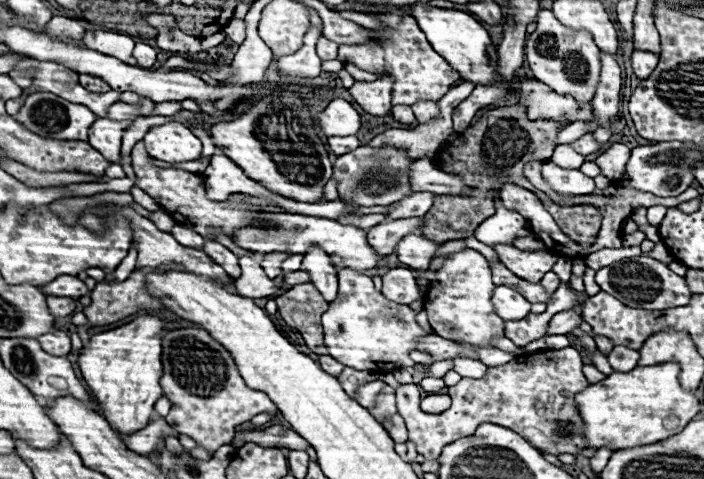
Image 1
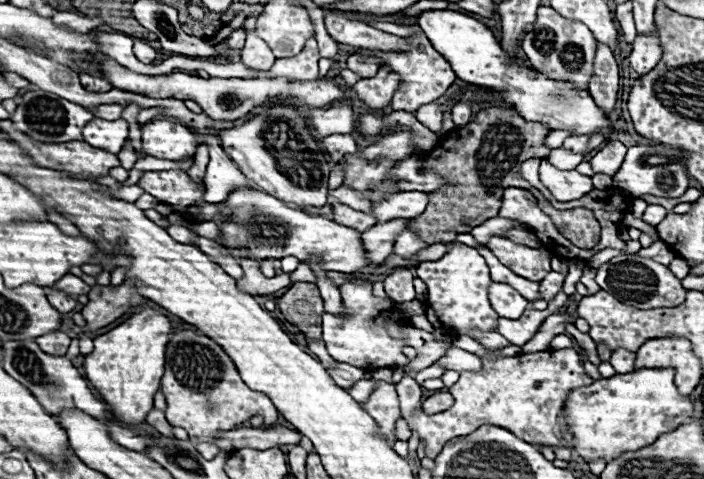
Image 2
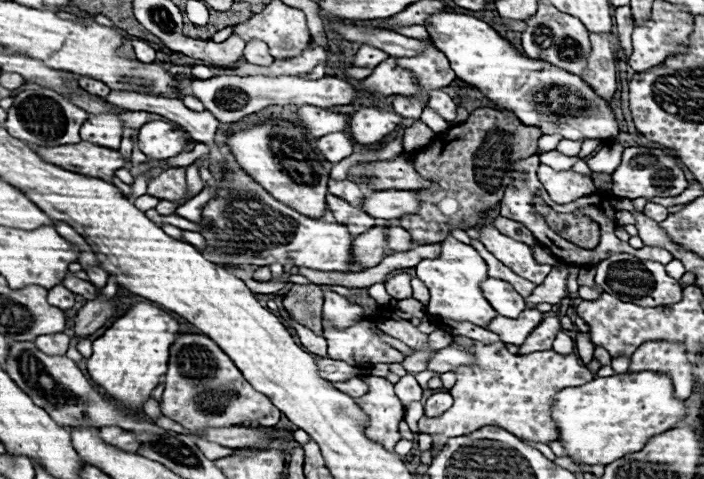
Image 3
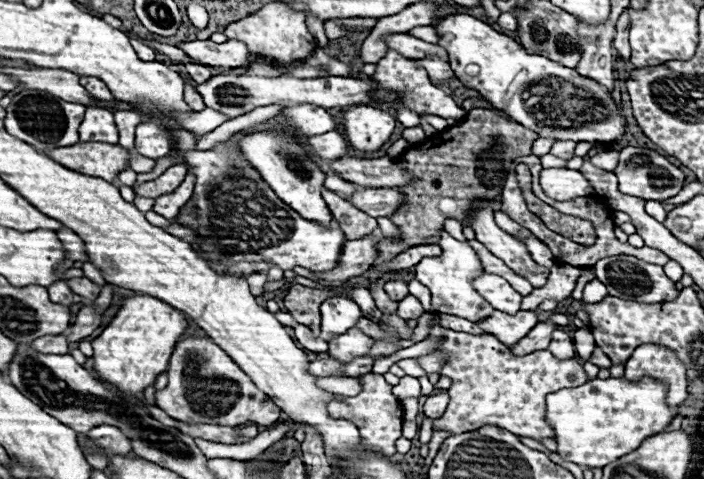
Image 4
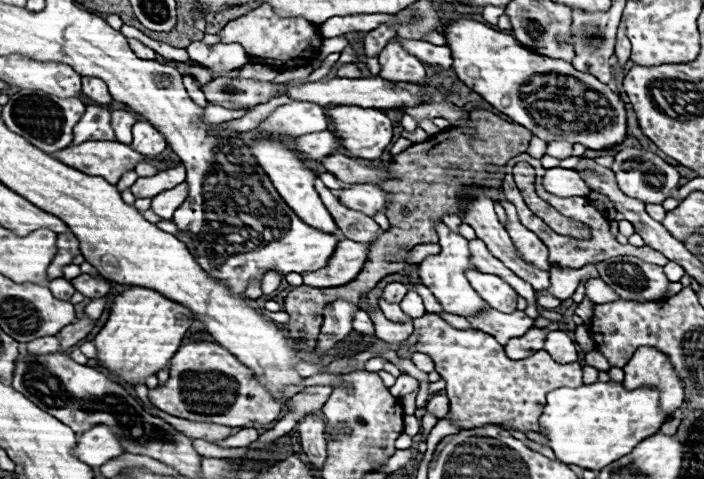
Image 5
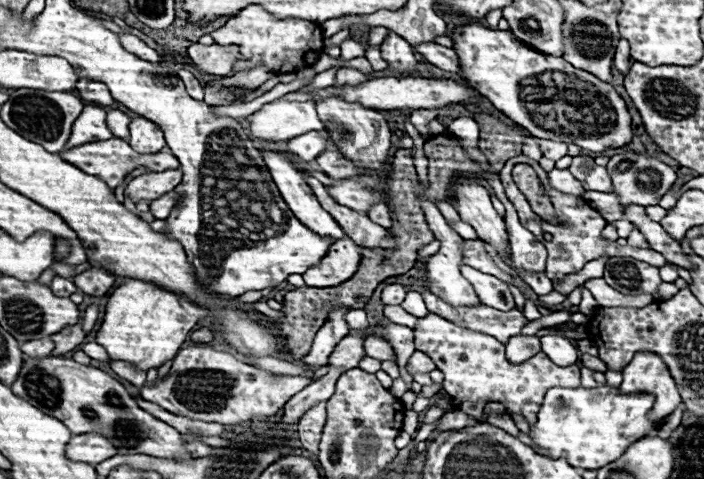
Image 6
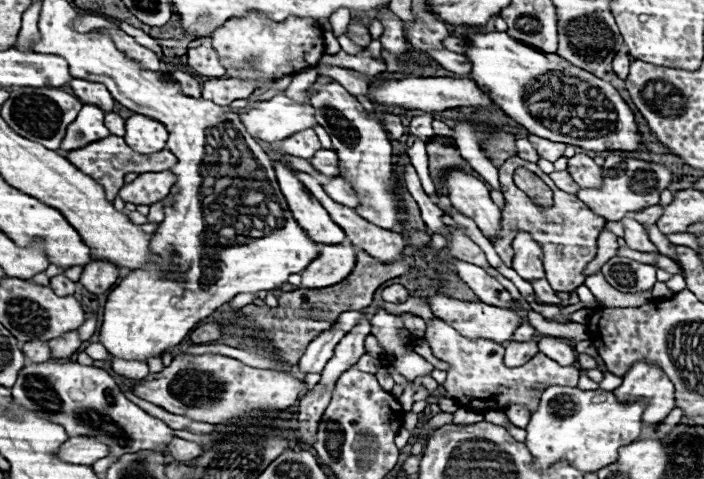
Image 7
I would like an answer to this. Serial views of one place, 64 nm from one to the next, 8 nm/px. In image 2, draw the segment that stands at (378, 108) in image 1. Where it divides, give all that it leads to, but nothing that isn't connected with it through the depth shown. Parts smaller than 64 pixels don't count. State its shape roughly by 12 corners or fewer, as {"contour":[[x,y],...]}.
{"contour":[[382,66],[352,88],[370,110],[390,104],[402,78]]}

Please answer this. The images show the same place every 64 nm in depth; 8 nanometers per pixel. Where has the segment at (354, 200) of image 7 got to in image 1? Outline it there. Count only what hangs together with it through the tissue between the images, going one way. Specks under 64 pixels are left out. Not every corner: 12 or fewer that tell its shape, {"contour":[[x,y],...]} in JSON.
{"contour":[[410,194],[392,204],[388,220],[422,218],[434,194]]}

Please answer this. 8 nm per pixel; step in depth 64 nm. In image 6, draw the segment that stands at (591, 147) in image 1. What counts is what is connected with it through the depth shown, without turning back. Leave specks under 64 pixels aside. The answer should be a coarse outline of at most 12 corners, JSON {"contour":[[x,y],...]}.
{"contour":[[538,140],[542,154],[560,160],[568,152],[568,144]]}

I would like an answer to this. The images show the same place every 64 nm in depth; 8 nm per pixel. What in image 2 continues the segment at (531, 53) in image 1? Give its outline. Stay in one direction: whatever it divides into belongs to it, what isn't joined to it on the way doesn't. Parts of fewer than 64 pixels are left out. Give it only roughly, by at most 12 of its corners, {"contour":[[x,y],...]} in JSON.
{"contour":[[538,8],[522,50],[552,80],[588,90],[596,40]]}

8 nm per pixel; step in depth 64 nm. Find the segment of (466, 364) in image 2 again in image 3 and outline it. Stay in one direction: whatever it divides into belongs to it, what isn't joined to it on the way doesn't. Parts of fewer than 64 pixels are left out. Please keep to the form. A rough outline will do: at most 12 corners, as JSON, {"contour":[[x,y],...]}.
{"contour":[[442,348],[428,360],[428,370],[450,372],[474,358],[456,348]]}

